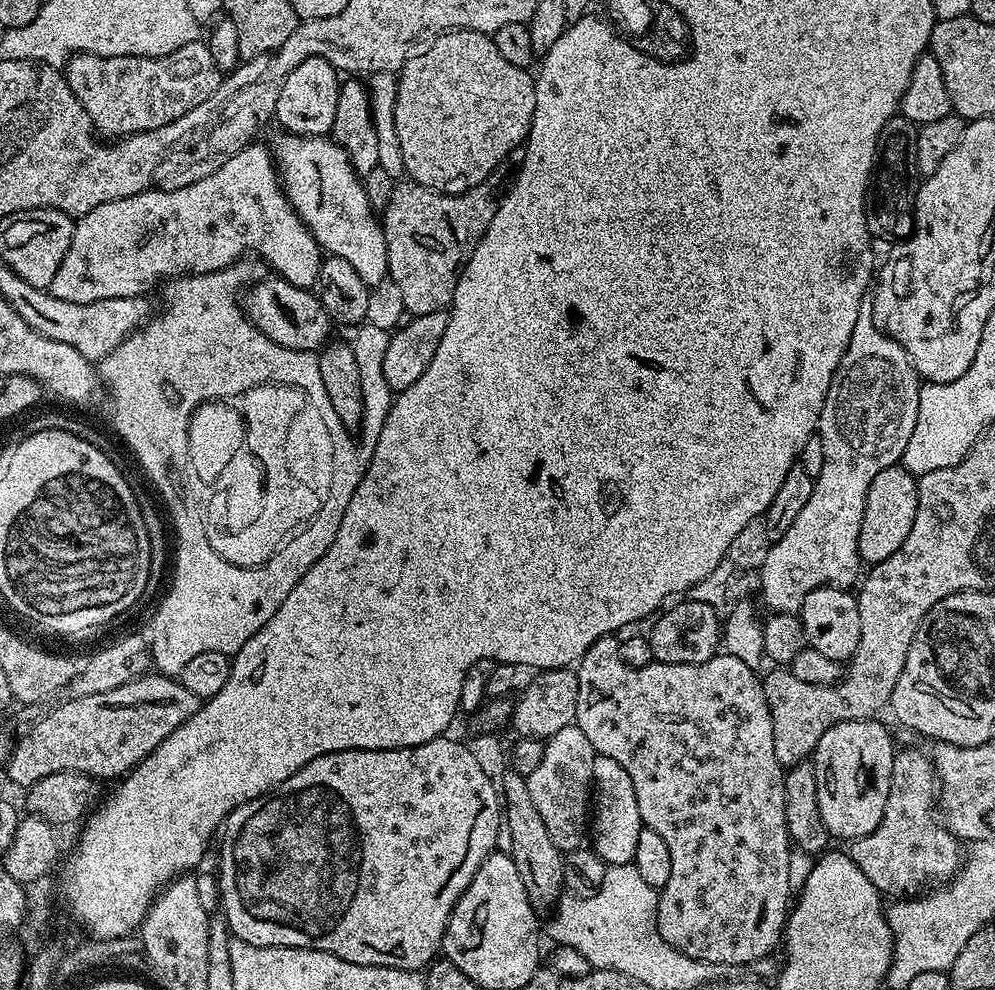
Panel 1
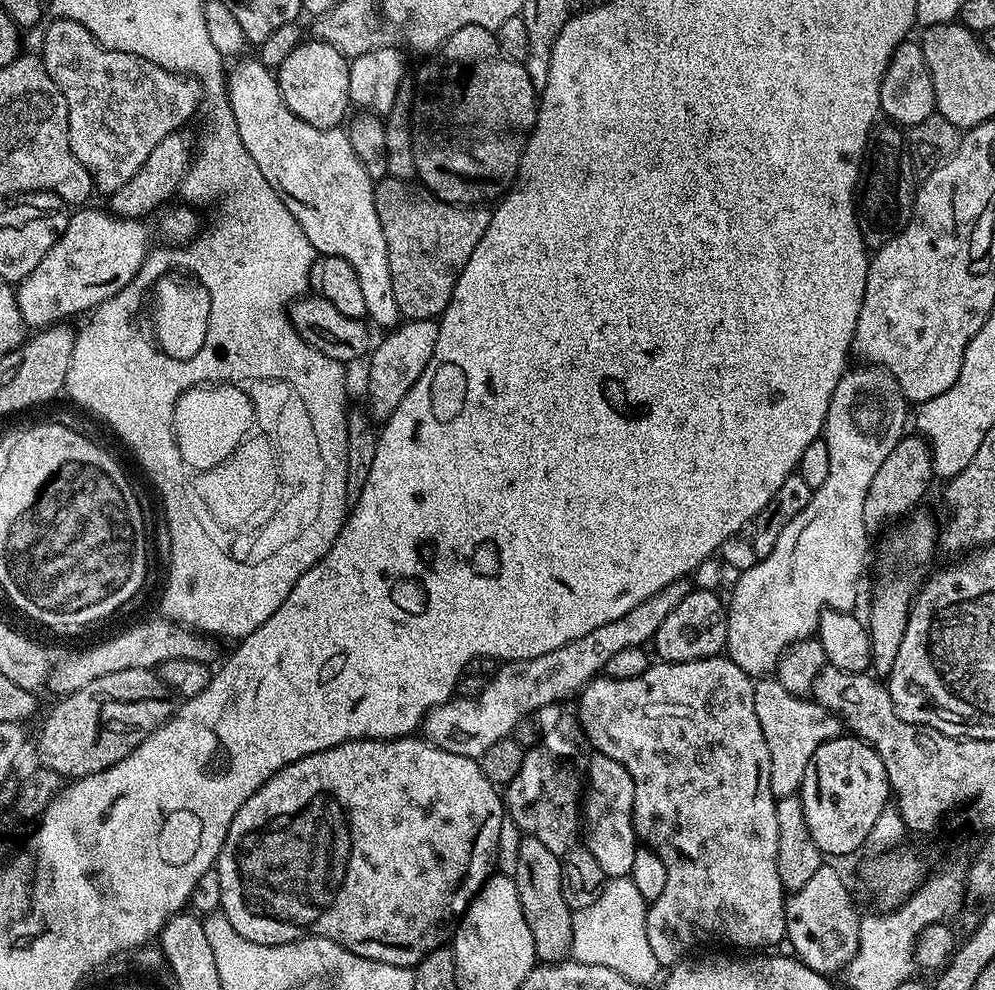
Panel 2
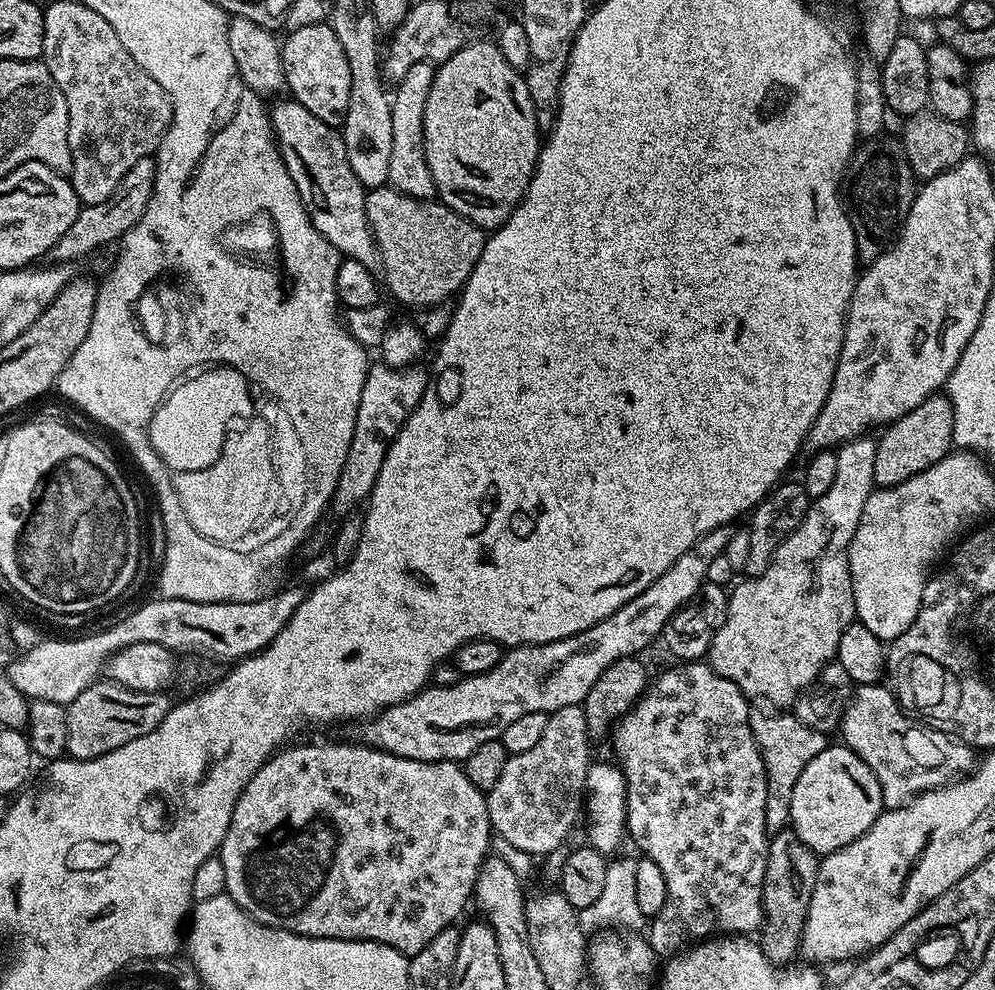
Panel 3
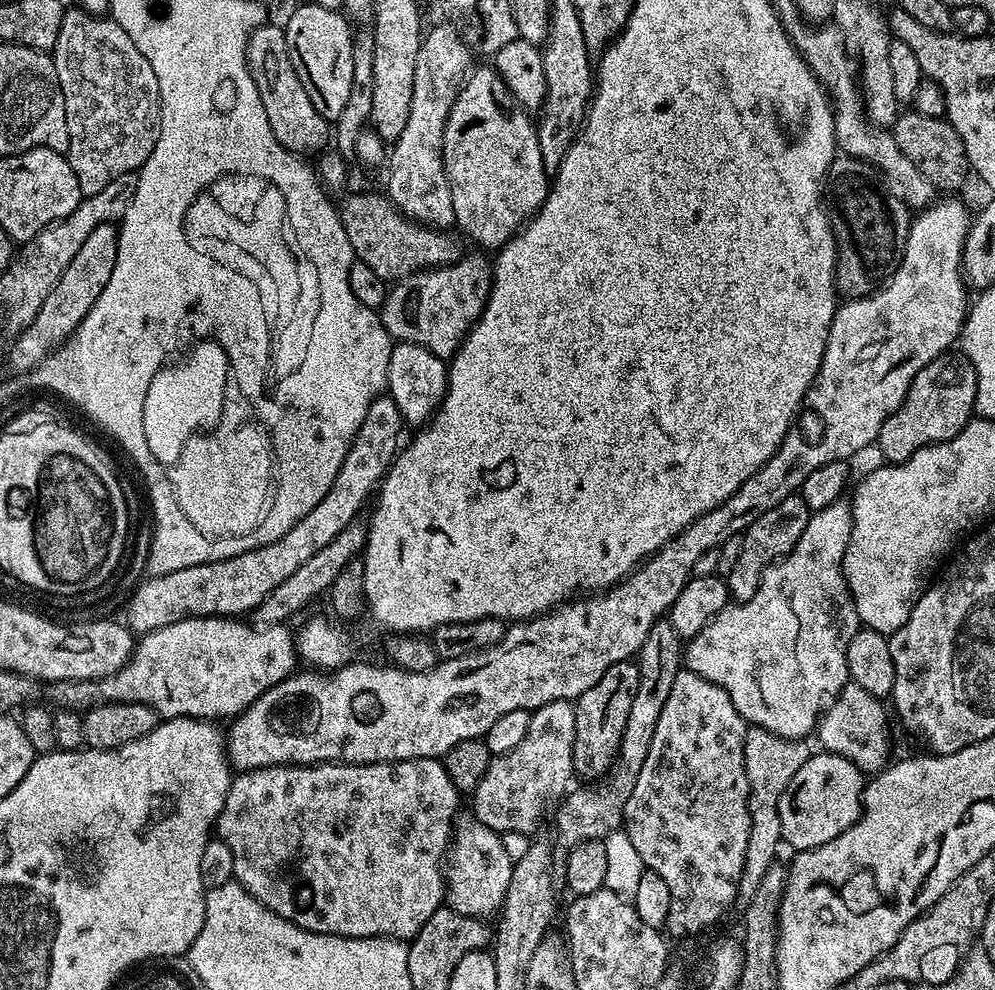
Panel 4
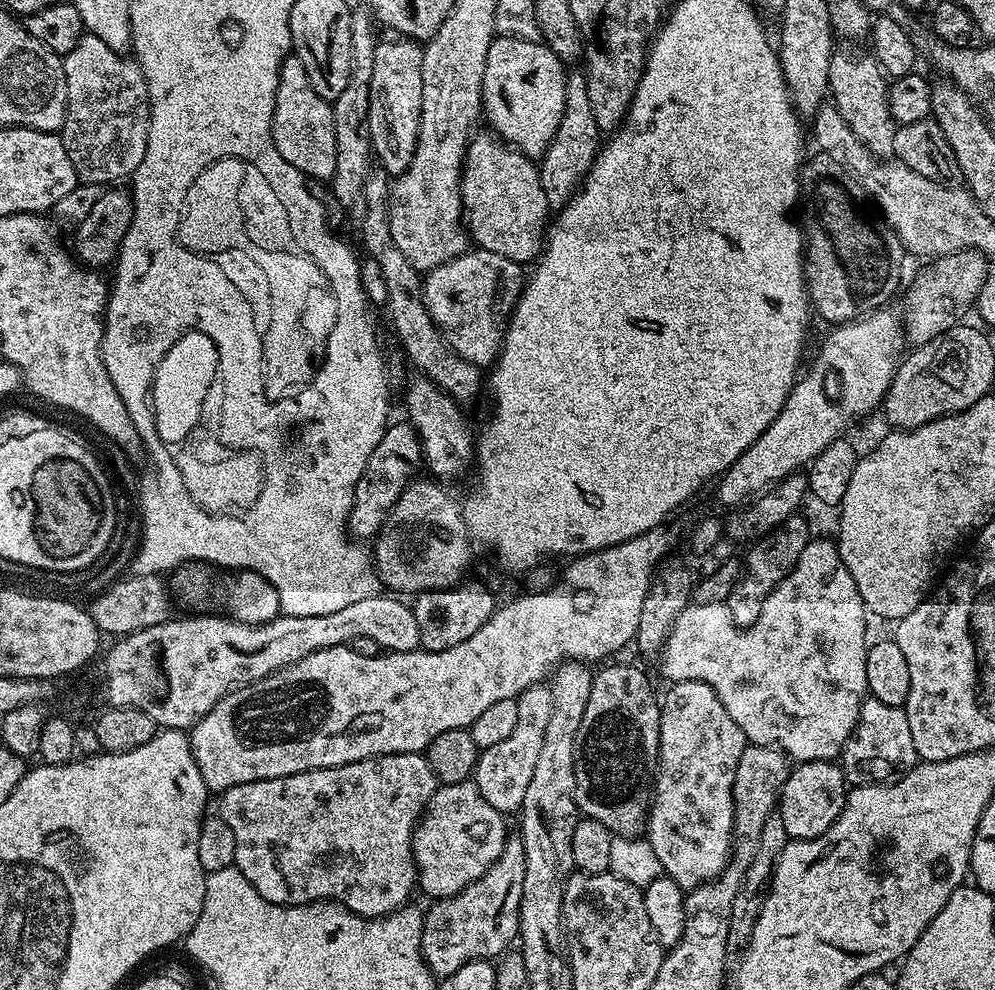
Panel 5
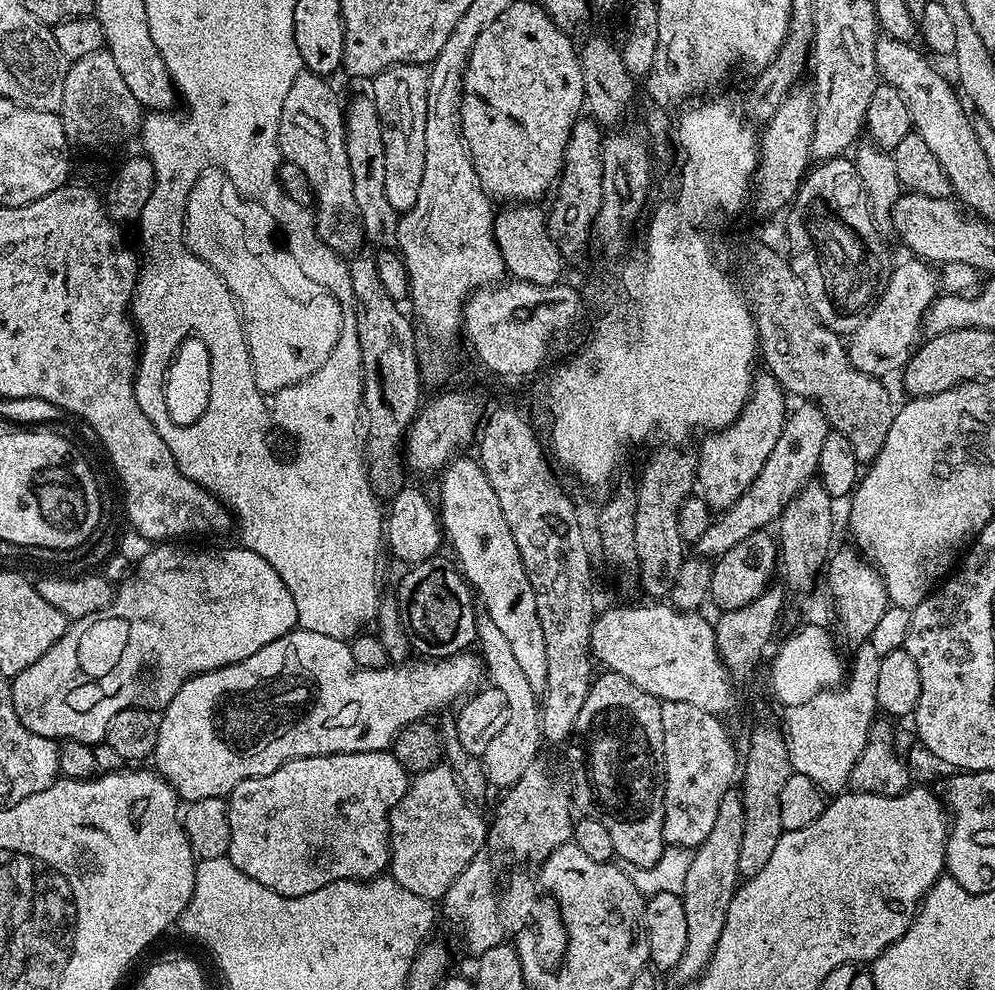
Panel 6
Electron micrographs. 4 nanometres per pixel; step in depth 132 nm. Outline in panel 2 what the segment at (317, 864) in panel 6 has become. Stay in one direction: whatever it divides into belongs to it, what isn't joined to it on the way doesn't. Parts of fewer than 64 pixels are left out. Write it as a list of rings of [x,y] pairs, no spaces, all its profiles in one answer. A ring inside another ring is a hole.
[[[416,734],[399,736],[397,740],[348,740],[306,758],[298,758],[298,762],[286,764],[282,770],[274,773],[240,807],[230,822],[220,857],[214,865],[218,882],[222,882],[222,914],[230,926],[234,926],[234,930],[238,930],[238,934],[250,942],[289,944],[301,940],[303,936],[321,936],[338,942],[362,958],[415,969],[420,960],[426,958],[426,954],[441,947],[443,940],[440,939],[448,923],[450,928],[453,921],[464,915],[469,902],[476,897],[493,871],[492,855],[500,844],[500,831],[506,825],[506,808],[501,793],[499,796],[496,792],[499,792],[497,785],[490,783],[486,774],[482,774],[479,759],[450,754],[450,750],[442,750]]]

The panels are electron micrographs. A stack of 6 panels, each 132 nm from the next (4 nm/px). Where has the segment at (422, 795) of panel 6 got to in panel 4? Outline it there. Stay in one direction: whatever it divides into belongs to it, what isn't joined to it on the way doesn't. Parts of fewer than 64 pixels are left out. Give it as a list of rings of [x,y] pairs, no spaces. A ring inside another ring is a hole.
[[[467,819],[455,825],[446,857],[446,904],[463,916],[495,917],[504,907],[514,856],[508,853],[501,833],[490,830],[480,820]]]

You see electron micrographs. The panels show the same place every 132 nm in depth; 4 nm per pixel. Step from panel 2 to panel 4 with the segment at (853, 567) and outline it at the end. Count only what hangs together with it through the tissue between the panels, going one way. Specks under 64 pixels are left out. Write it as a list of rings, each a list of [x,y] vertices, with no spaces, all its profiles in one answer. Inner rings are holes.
[[[843,499],[834,501],[833,504],[826,506],[820,512],[812,512],[808,517],[806,526],[800,532],[800,537],[794,546],[794,550],[791,554],[785,556],[784,559],[778,560],[775,564],[769,566],[762,578],[762,582],[758,586],[758,591],[754,594],[754,598],[728,603],[697,636],[691,637],[687,641],[686,647],[682,652],[682,660],[686,665],[687,671],[714,682],[714,686],[722,686],[722,690],[726,690],[726,694],[730,694],[730,702],[734,702],[734,710],[738,710],[738,714],[742,714],[742,718],[749,725],[765,728],[782,738],[804,740],[808,738],[811,732],[813,735],[817,731],[826,702],[835,700],[836,695],[850,682],[846,650],[850,646],[850,638],[854,638],[854,634],[859,632],[862,627],[860,615],[854,606],[848,583],[844,577],[844,551],[848,545],[851,529],[852,506],[851,503],[845,502]]]

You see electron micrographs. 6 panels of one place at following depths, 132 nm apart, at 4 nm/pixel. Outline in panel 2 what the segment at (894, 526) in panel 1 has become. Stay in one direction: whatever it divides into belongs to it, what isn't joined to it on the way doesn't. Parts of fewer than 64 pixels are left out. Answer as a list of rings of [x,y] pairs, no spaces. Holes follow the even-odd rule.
[[[905,434],[898,446],[894,446],[894,450],[886,454],[886,462],[878,466],[878,471],[870,482],[870,490],[866,490],[862,518],[869,534],[876,534],[879,528],[892,523],[895,525],[901,518],[907,517],[919,505],[916,503],[927,494],[932,480],[934,481],[932,452],[928,449],[928,441],[919,434]]]

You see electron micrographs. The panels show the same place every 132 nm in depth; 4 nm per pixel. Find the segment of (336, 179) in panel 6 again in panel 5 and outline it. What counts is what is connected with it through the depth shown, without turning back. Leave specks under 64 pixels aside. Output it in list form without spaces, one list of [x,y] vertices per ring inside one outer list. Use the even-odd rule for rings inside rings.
[[[294,54],[284,57],[278,74],[278,90],[272,115],[272,137],[278,154],[282,154],[282,158],[286,158],[290,166],[294,166],[313,181],[331,181],[336,157],[332,104],[314,90],[306,74],[306,66],[302,66],[302,62]]]

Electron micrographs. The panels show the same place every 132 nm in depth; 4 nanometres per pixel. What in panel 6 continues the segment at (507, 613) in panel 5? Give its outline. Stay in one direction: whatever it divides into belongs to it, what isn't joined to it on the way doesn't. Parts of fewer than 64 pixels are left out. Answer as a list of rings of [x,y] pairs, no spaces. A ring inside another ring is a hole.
[[[297,626],[282,638],[274,638],[274,642],[270,642],[270,646],[262,646],[262,650],[258,650],[258,654],[250,654],[250,658],[237,664],[228,664],[224,668],[215,668],[209,672],[197,672],[180,687],[178,694],[174,694],[174,698],[162,710],[162,715],[158,720],[158,742],[154,753],[155,771],[163,776],[164,780],[176,791],[177,797],[181,801],[191,802],[215,796],[227,797],[234,790],[234,786],[238,786],[238,782],[242,782],[246,778],[274,774],[274,770],[278,770],[278,766],[298,758],[329,756],[343,752],[383,752],[393,743],[395,737],[406,725],[413,724],[415,720],[431,717],[431,712],[438,707],[444,708],[447,704],[452,703],[455,705],[461,698],[475,693],[481,687],[482,660],[479,655],[471,656],[472,654],[471,651],[465,650],[458,656],[446,656],[433,659],[431,662],[420,662],[424,664],[404,662],[399,666],[387,668],[363,668],[358,666],[358,662],[354,662],[354,654],[350,654],[348,644],[345,641],[330,638],[326,634],[314,634],[314,630],[306,630]]]

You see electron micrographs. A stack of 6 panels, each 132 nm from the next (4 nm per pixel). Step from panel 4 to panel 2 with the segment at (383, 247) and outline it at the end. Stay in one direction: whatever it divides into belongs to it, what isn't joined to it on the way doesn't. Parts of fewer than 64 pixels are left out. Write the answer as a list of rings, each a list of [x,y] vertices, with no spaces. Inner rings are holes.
[[[387,175],[375,181],[374,206],[378,210],[378,222],[382,222],[382,234],[386,234],[386,250],[390,254],[390,279],[394,282],[394,298],[404,320],[436,320],[448,310],[448,303],[456,289],[456,280],[464,272],[474,246],[482,242],[486,226],[490,226],[491,211],[484,206],[461,206],[439,200],[434,193],[419,182],[399,180]]]

